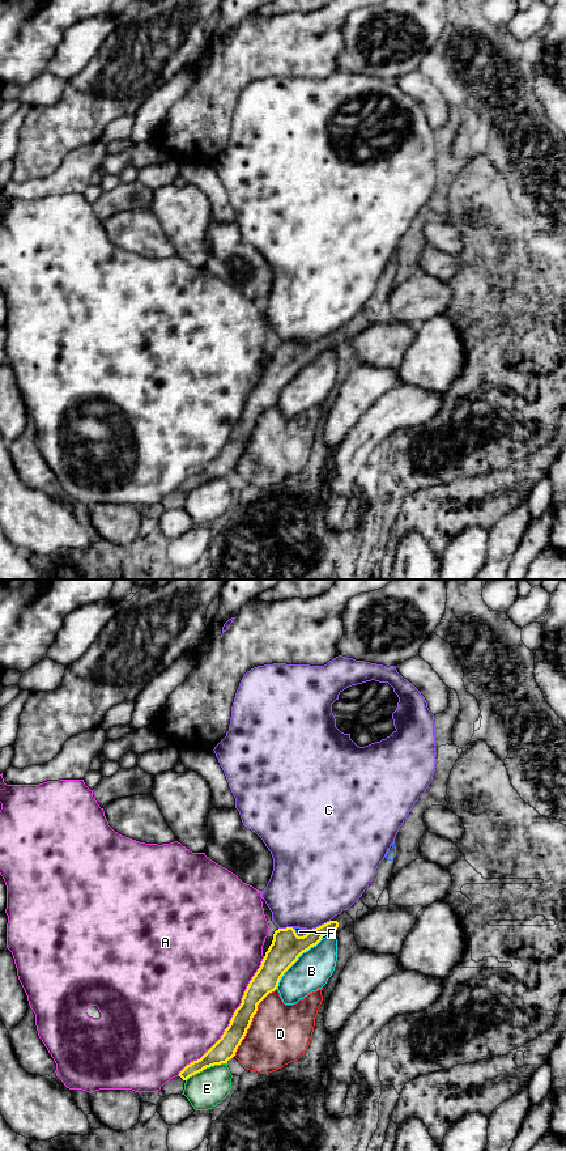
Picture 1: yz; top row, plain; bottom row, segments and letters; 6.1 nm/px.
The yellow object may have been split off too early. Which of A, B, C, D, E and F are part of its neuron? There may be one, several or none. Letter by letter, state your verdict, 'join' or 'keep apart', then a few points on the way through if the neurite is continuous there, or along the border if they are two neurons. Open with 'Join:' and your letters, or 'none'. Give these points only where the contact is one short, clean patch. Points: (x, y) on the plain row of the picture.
Join: F
A: keep apart
B: keep apart
C: keep apart
D: keep apart
E: keep apart
F: join | across yz (286, 360), (299, 351), (299, 345)

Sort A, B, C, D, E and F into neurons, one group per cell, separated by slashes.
A / B / C / D / E / F

